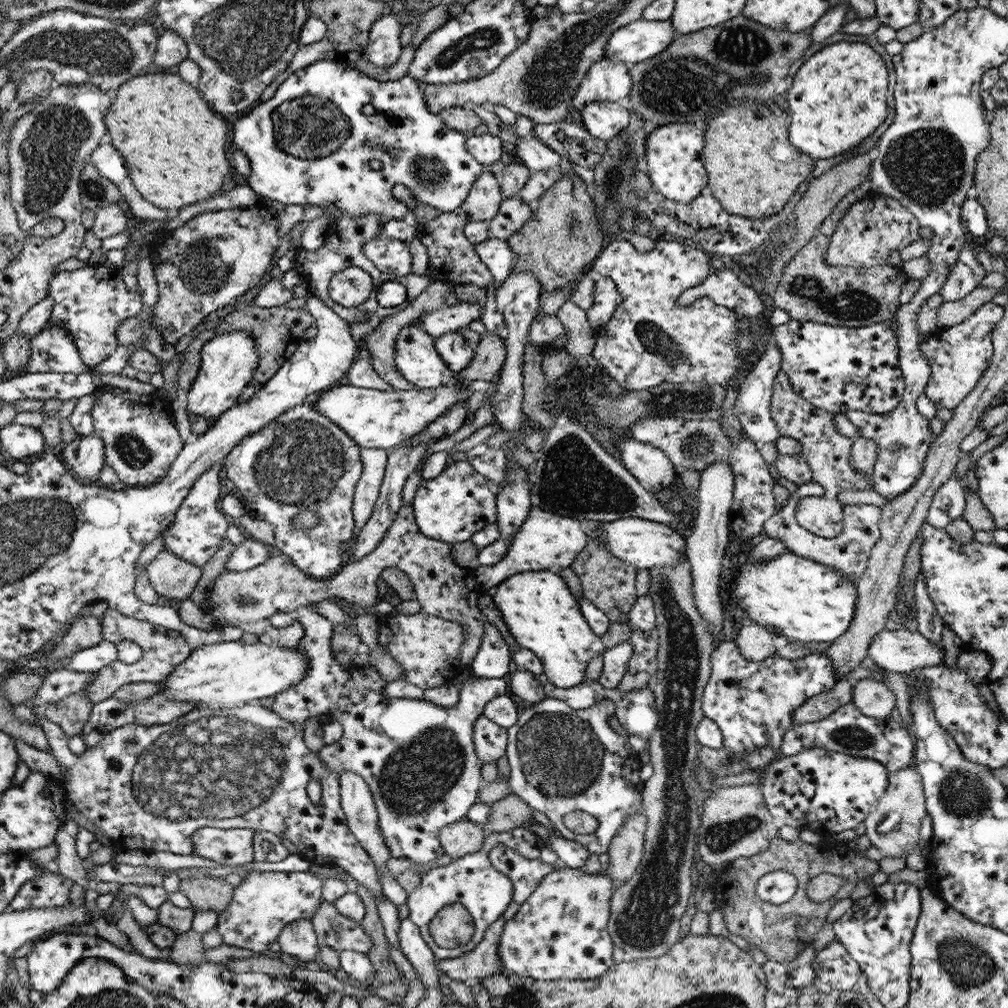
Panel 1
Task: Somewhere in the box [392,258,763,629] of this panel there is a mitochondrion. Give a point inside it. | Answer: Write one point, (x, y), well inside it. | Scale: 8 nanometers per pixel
(572, 479)

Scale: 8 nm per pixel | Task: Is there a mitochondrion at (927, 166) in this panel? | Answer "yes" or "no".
yes

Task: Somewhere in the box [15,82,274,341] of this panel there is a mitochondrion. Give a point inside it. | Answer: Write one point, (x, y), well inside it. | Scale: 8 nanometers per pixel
(50, 149)

